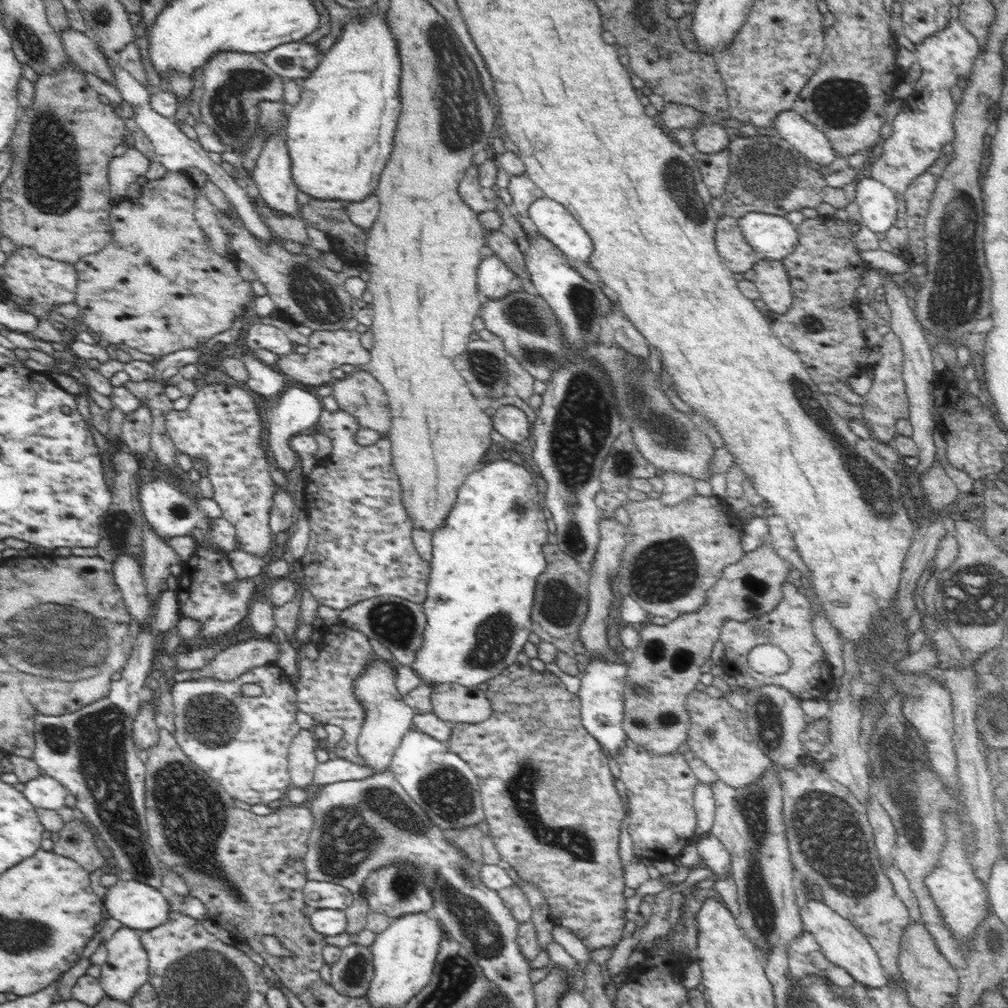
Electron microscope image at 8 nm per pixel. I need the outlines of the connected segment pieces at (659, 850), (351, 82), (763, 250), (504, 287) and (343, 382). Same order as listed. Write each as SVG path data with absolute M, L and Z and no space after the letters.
M626 739L624 746L615 756L620 768L620 781L626 787L628 796L628 832L633 844L633 852L638 857L654 860L673 860L679 857L682 850L690 843L694 836L698 815L694 807L694 790L698 779L690 769L690 761L684 759L683 754L672 751L670 754L654 755L644 745L638 744L632 739Z
M376 10L376 12L361 11L361 14L363 14L363 17L356 17L346 24L344 30L342 30L342 35L319 60L316 70L313 70L309 77L304 79L301 85L300 101L292 108L292 112L286 118L282 130L285 133L286 145L288 145L288 155L292 159L292 179L298 185L298 190L316 199L341 200L348 203L361 201L364 200L364 197L374 195L380 175L393 149L393 138L399 120L398 116L401 114L400 74L402 74L402 64L400 64L400 56L398 56L399 43L391 32L391 26L388 25L387 12L384 12L384 10Z
M748 211L738 219L741 233L760 259L780 260L792 255L799 234L784 214Z
M488 251L478 267L477 283L487 300L502 300L522 288L521 279L500 258Z
M361 368L351 375L348 374L344 379L333 380L330 384L333 387L331 395L337 401L338 408L352 413L358 419L360 428L372 429L382 436L388 436L392 424L389 398L382 383L374 378L372 373Z

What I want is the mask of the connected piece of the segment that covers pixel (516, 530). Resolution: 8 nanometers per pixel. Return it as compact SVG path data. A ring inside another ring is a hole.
M494 460L486 464L483 468L476 469L471 473L459 489L458 499L452 508L450 515L445 519L445 526L432 534L432 560L430 561L430 576L427 583L427 598L422 602L422 608L426 615L426 630L424 630L424 644L416 652L416 660L410 664L424 684L458 683L465 687L476 687L482 682L487 682L490 678L498 676L508 666L517 663L518 653L522 652L522 646L528 642L528 635L533 632L531 612L534 597L538 591L538 576L546 570L546 557L542 546L548 544L548 524L546 524L546 514L544 514L543 502L540 502L540 494L534 483L534 478L530 476L527 469L521 464L514 464L510 460Z

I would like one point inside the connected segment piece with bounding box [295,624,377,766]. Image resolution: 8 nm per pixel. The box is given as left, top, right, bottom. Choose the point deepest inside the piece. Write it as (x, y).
(325, 688)

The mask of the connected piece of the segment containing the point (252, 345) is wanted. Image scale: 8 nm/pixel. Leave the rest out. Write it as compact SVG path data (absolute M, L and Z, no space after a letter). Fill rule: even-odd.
M250 322L245 341L251 350L265 348L279 356L292 353L293 342L286 337L282 329L272 325Z

